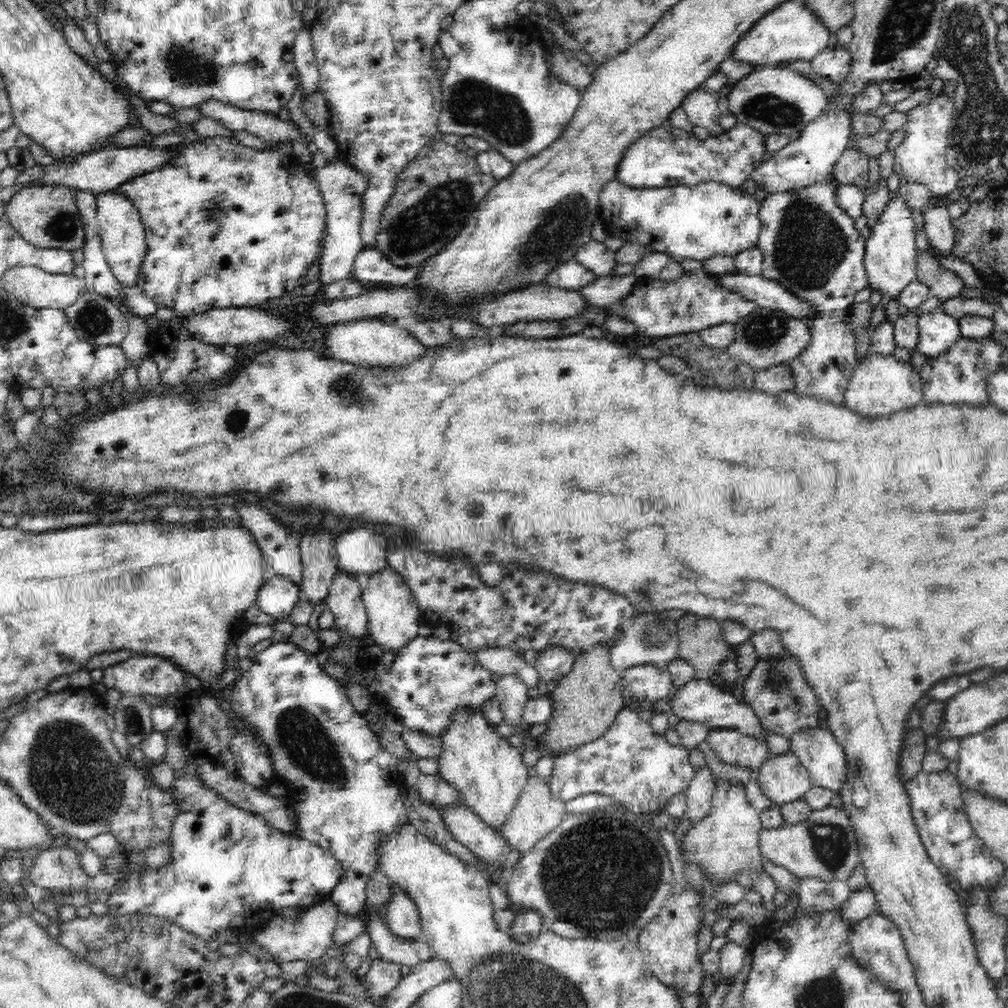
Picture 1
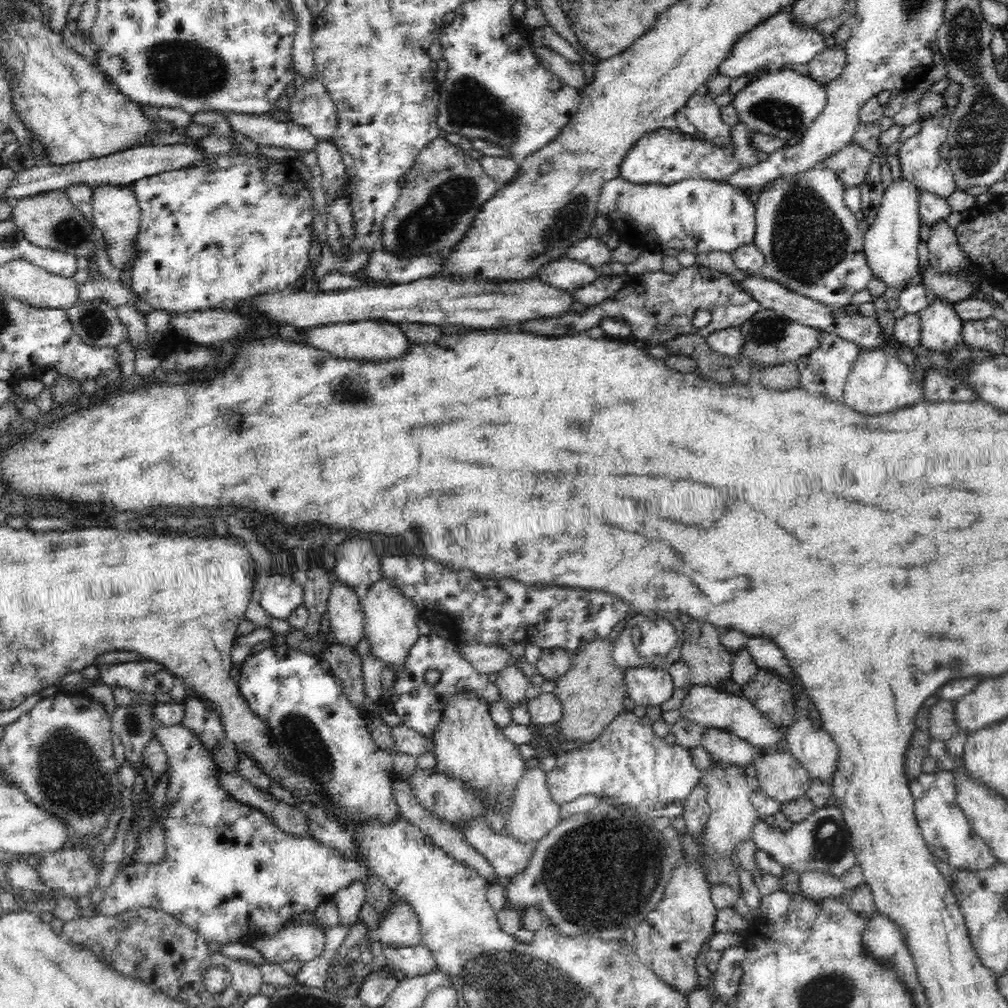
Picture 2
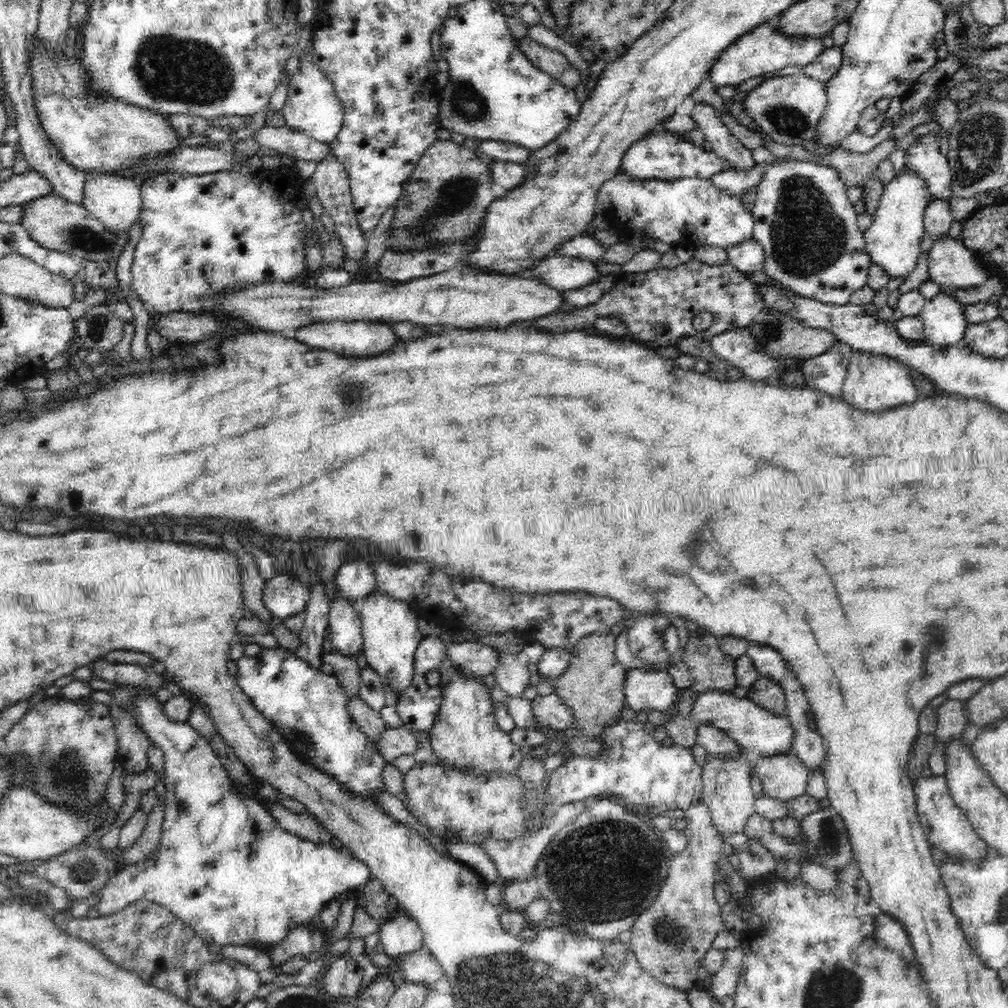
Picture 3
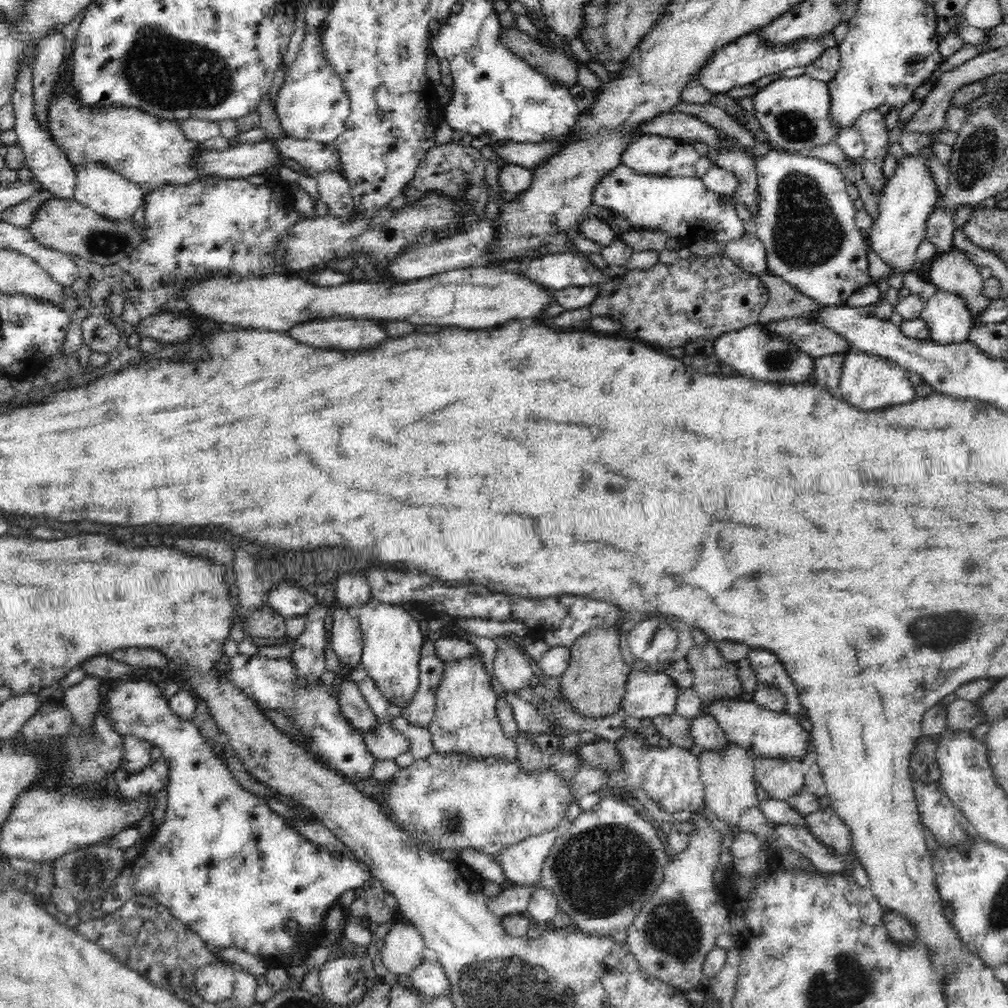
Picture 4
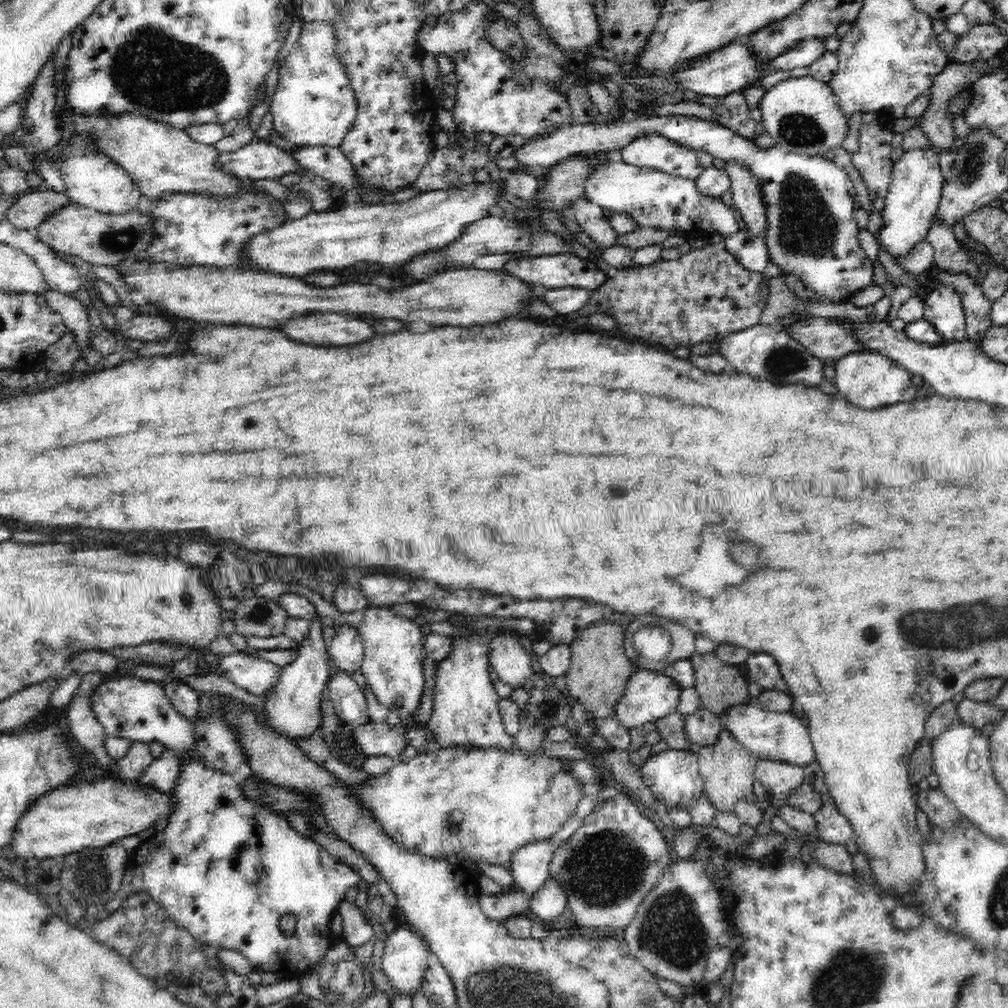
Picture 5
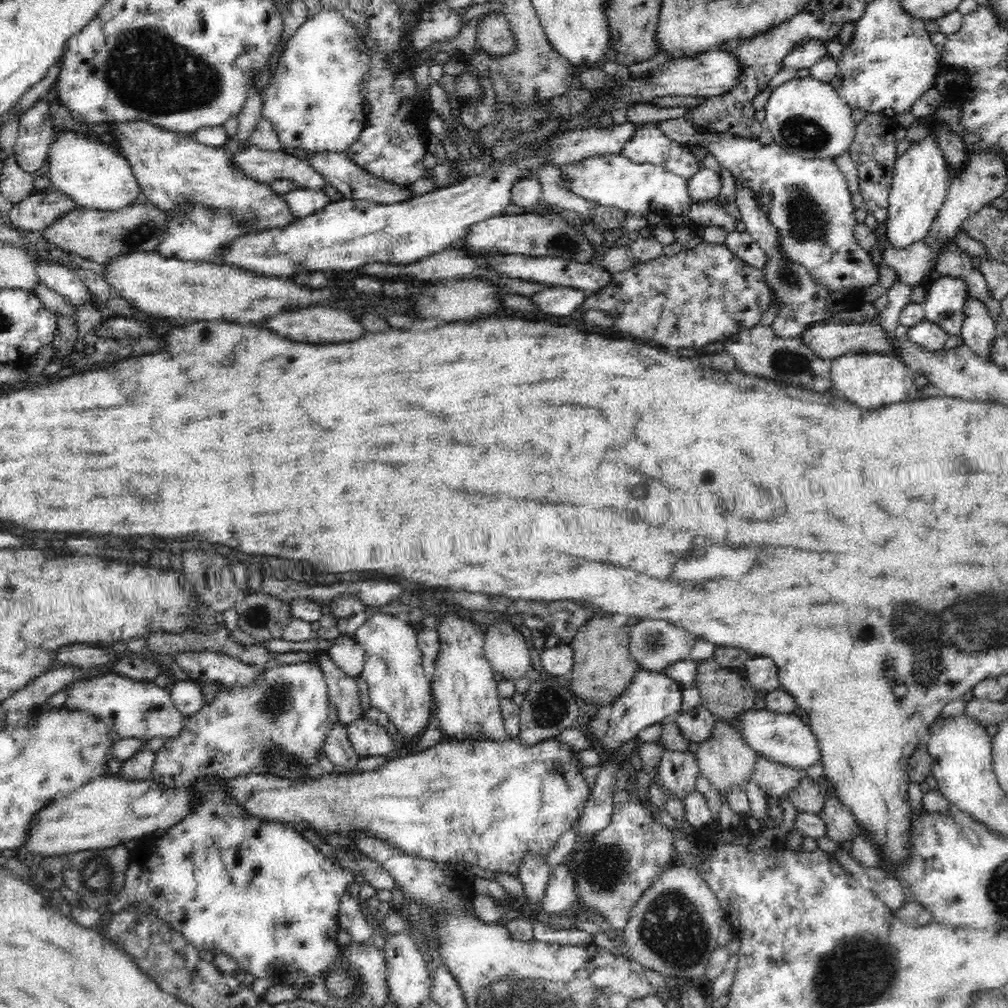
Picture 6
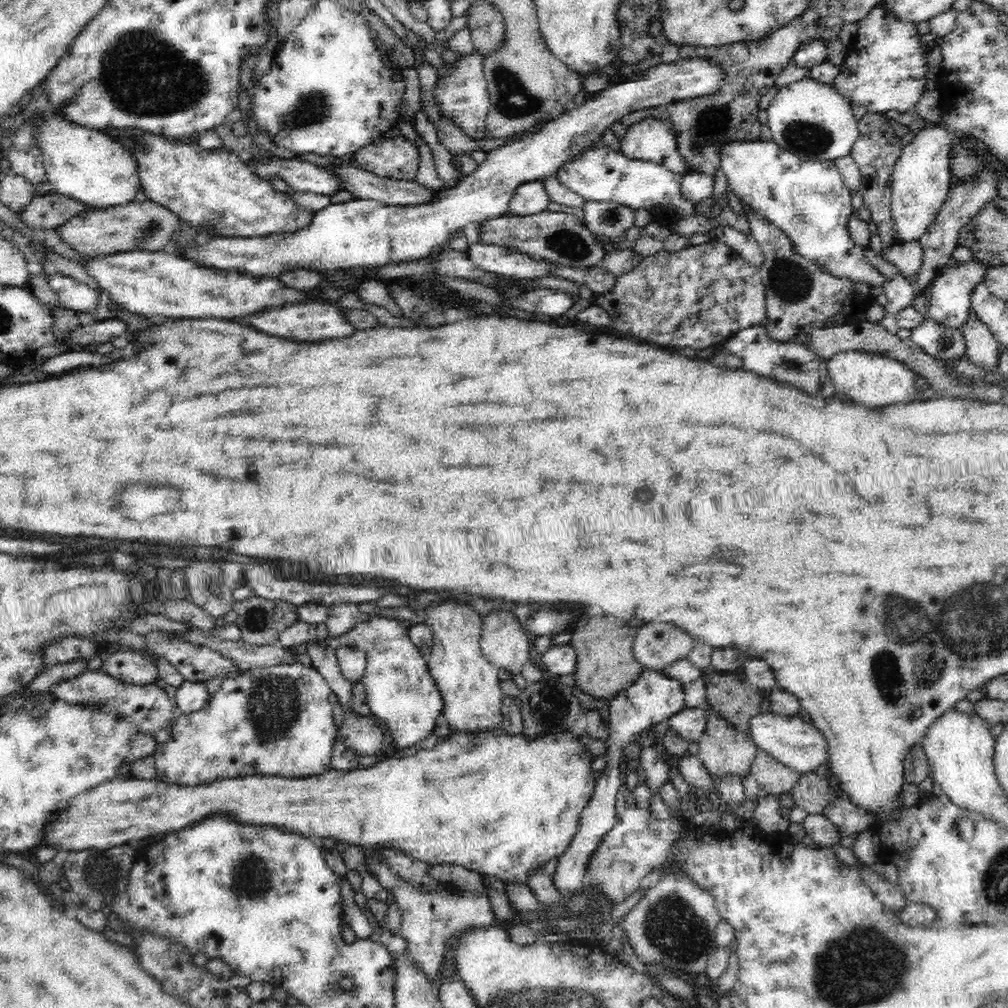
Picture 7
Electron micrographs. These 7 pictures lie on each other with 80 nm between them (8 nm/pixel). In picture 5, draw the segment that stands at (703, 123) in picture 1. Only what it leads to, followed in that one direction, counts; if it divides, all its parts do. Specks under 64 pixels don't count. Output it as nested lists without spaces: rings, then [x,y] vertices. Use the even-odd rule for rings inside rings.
[[[725,162],[723,169],[731,176],[730,190],[739,218],[747,224],[747,230],[766,240],[766,209],[756,177],[748,168],[740,166],[740,163]]]

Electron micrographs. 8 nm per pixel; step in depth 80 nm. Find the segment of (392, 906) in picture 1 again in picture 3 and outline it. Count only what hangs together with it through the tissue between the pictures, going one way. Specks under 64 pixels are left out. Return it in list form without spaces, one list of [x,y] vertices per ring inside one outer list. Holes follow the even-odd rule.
[[[398,907],[394,918],[382,919],[379,928],[380,940],[392,966],[402,956],[423,947],[423,935],[418,924]]]

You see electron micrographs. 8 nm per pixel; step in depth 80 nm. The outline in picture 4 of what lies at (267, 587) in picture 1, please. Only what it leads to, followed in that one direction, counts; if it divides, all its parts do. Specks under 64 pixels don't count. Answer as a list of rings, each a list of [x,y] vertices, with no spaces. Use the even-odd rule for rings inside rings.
[[[280,582],[276,588],[267,592],[265,602],[280,616],[292,618],[306,615],[317,603],[317,598],[294,584]]]

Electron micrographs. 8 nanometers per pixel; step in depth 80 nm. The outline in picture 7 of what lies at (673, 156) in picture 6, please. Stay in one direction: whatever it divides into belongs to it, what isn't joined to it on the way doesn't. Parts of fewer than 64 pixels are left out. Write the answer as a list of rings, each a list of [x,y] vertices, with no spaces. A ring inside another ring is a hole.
[[[645,117],[627,128],[620,142],[621,153],[632,160],[660,163],[676,174],[687,173],[684,157],[676,148],[676,136],[666,119]]]

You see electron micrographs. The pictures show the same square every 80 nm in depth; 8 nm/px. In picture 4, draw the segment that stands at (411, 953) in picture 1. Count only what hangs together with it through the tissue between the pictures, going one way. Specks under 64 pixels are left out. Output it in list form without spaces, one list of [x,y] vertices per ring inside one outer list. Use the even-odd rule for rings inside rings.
[[[423,960],[410,974],[410,980],[425,1000],[450,997],[451,984],[438,961]]]

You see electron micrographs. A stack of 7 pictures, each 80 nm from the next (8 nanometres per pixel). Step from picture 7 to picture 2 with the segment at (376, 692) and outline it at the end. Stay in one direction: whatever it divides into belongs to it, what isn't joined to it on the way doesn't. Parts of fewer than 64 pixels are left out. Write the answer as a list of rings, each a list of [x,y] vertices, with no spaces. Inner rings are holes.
[[[380,578],[369,588],[366,596],[360,600],[364,613],[364,638],[372,646],[372,654],[378,656],[384,664],[394,666],[394,670],[406,670],[406,658],[421,635],[418,631],[418,607],[408,597],[399,594],[384,578]]]

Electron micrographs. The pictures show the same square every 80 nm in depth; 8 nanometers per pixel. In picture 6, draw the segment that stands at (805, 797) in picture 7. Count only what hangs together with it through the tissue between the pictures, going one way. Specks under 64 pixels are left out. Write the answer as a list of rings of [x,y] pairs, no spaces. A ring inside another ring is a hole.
[[[808,776],[802,778],[800,785],[792,789],[787,799],[796,811],[818,815],[826,804],[826,792],[821,782],[814,782]]]

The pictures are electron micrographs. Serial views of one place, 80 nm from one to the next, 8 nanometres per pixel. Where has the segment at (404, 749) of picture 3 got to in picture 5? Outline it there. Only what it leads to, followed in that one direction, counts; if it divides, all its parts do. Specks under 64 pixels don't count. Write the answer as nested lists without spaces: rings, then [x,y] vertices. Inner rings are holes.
[[[371,721],[352,727],[351,732],[358,751],[367,757],[388,756],[395,760],[408,744],[403,732],[386,722]]]

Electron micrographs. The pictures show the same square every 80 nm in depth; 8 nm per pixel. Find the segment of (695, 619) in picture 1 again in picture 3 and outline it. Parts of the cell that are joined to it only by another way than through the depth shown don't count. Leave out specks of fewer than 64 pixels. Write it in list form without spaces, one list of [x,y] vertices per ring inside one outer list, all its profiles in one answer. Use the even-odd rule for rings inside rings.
[[[700,625],[697,626],[697,631],[689,631],[689,639],[684,647],[681,660],[686,663],[686,666],[691,672],[692,684],[690,688],[696,694],[706,691],[722,691],[730,693],[737,684],[735,675],[735,663],[730,657],[726,656],[720,649],[719,639],[716,635],[712,635],[710,631],[705,630]]]

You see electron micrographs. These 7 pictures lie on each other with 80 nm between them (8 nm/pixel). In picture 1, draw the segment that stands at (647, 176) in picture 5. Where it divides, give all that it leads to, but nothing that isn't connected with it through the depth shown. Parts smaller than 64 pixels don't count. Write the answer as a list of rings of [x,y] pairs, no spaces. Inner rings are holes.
[[[618,179],[608,181],[599,194],[599,212],[606,233],[625,243],[638,243],[647,252],[664,252],[673,260],[703,260],[712,256],[736,256],[738,252],[757,246],[760,236],[760,201],[742,189],[719,182],[676,185],[664,188],[632,188]]]

